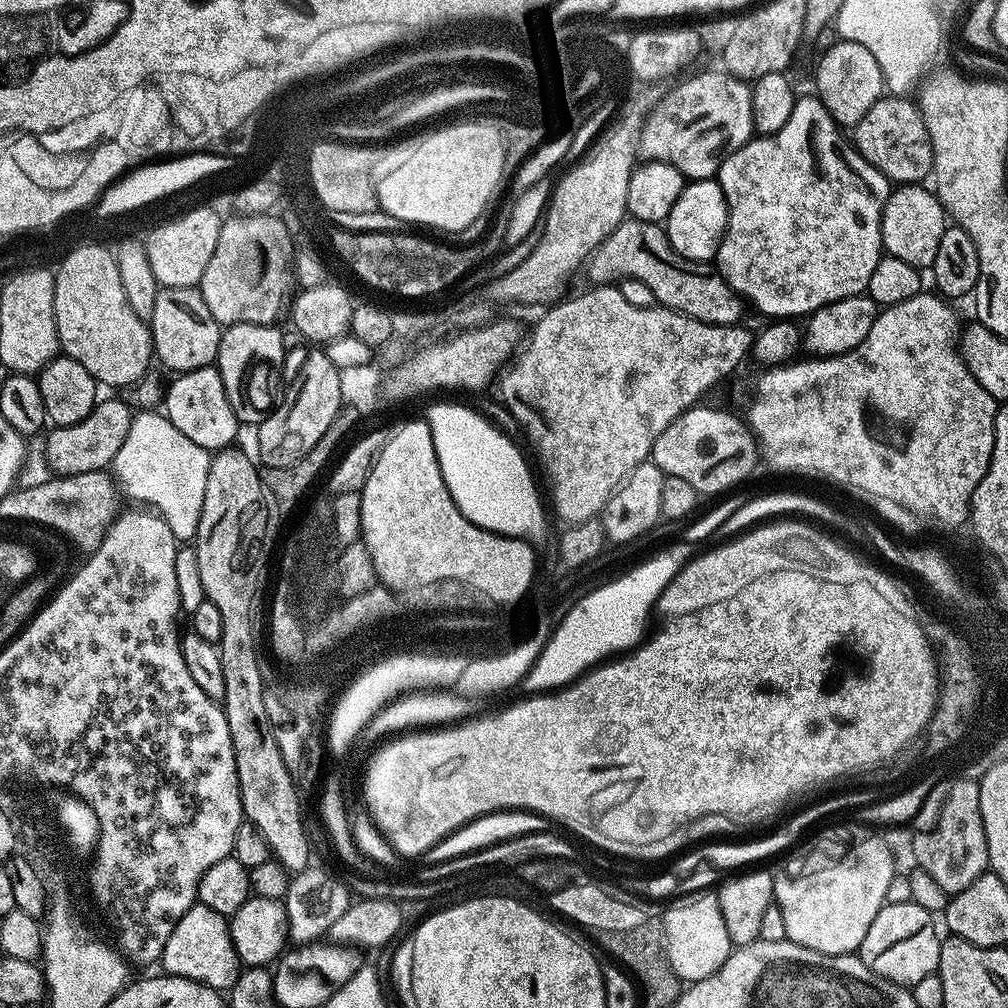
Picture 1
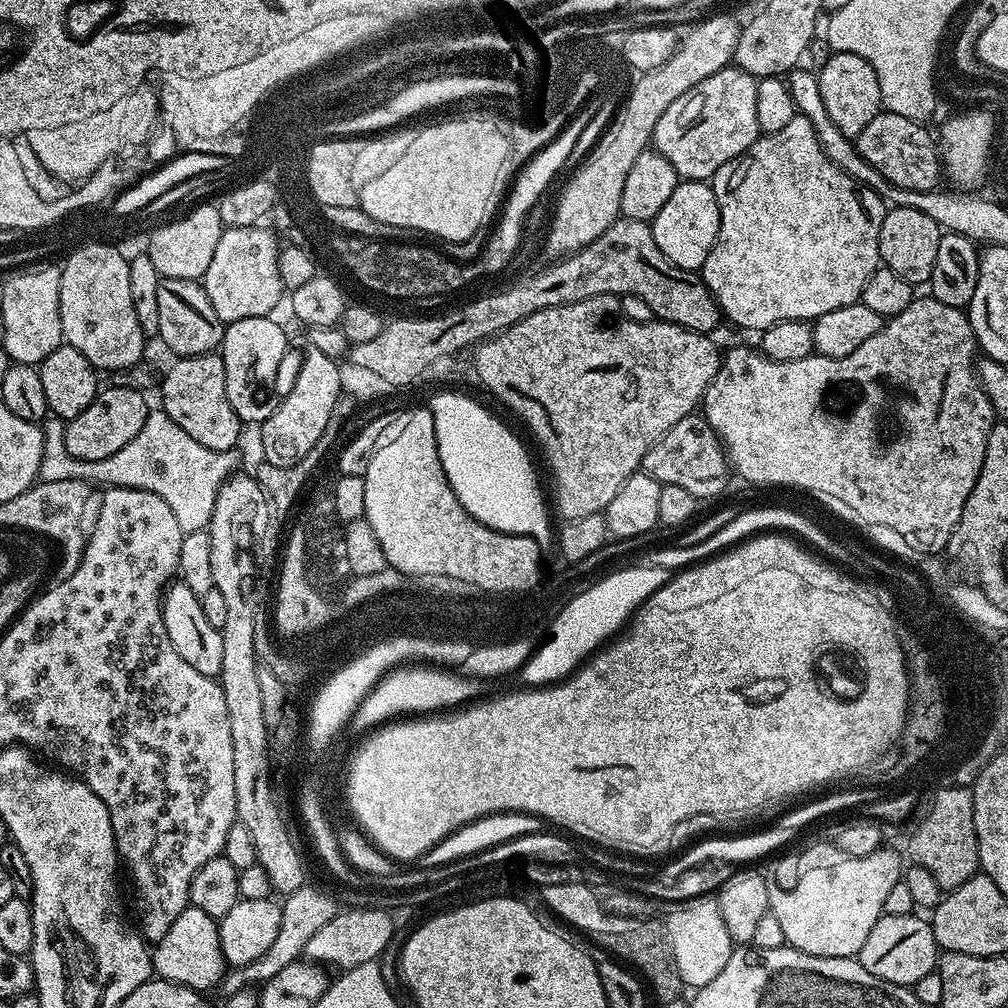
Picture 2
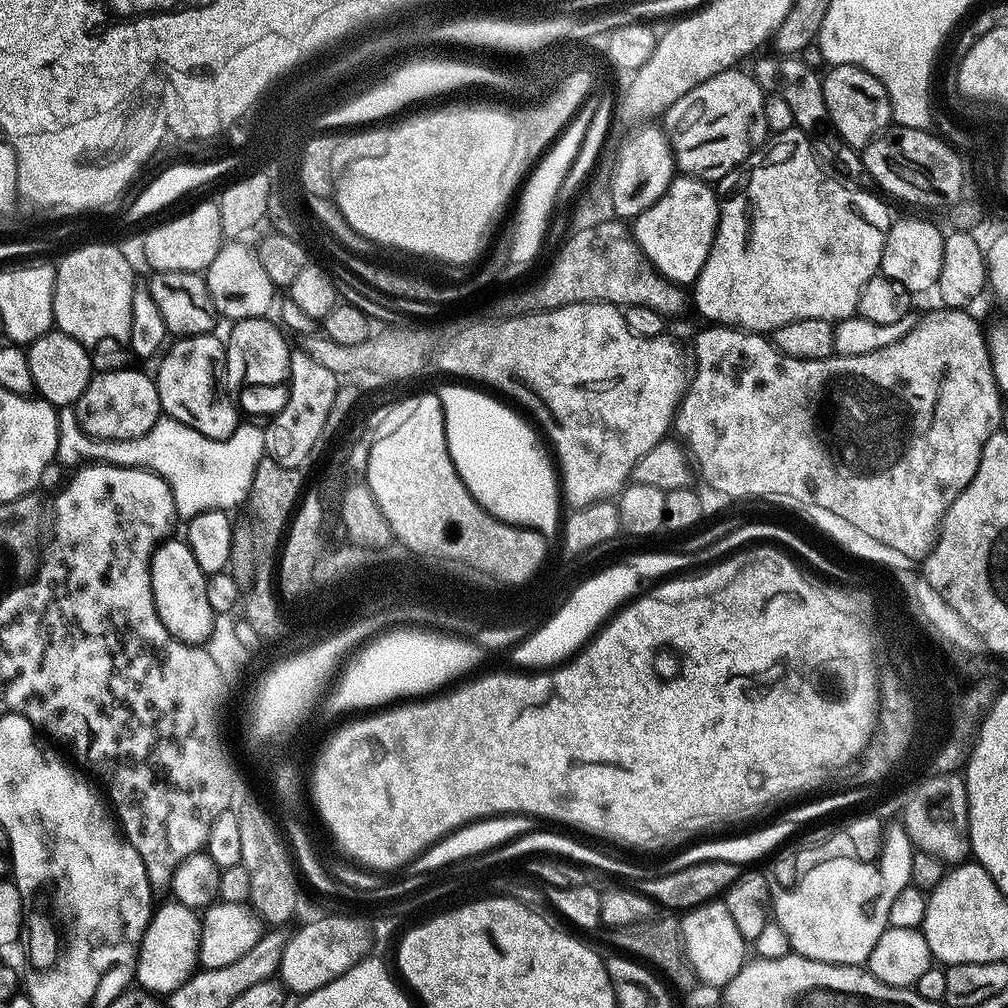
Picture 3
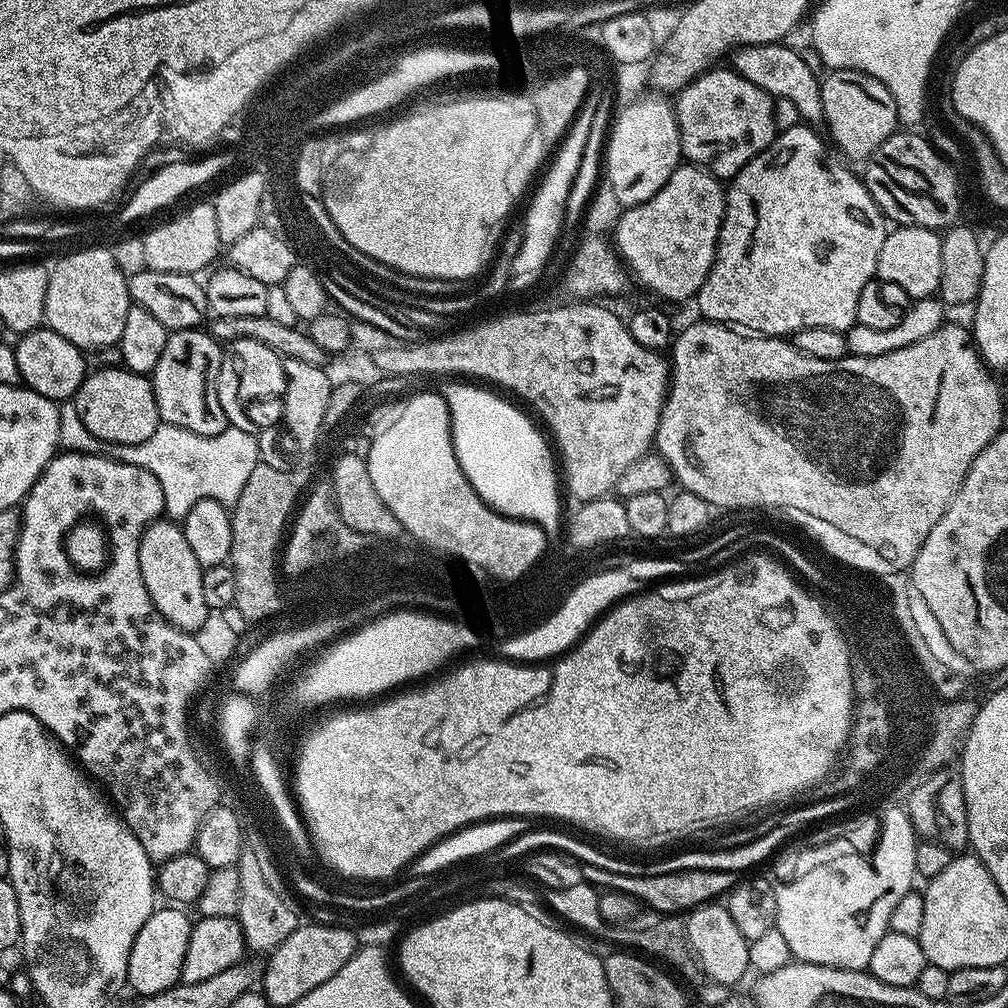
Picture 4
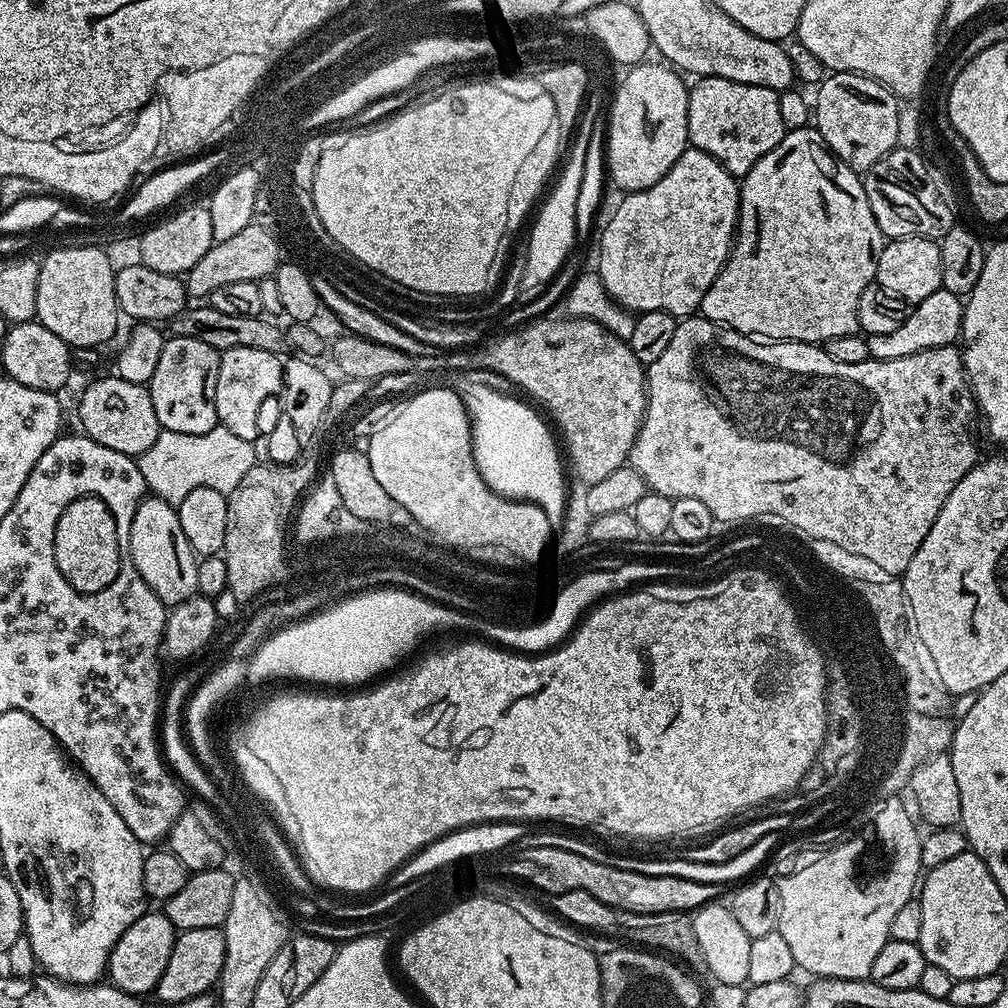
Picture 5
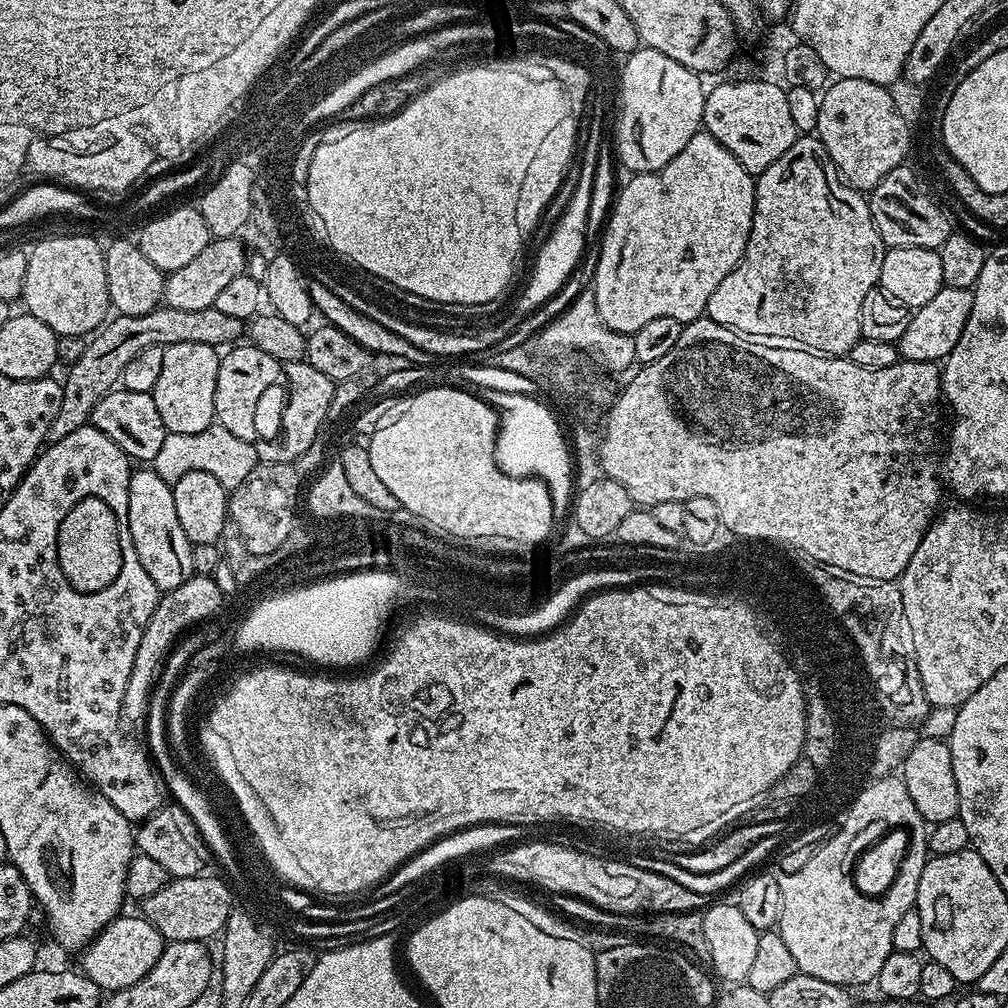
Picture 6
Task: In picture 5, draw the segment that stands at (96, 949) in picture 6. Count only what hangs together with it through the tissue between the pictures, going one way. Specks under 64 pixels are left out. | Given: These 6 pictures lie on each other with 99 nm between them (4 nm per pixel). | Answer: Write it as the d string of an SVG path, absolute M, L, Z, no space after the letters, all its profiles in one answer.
M145 911L128 927L126 934L118 938L108 959L107 979L116 987L133 992L136 996L151 993L162 978L162 970L166 970L166 962L170 962L177 935L177 928L170 922L170 918L164 916L163 911Z

